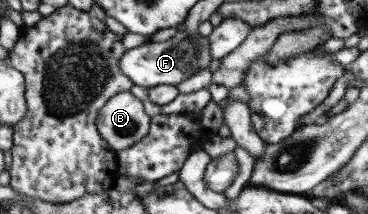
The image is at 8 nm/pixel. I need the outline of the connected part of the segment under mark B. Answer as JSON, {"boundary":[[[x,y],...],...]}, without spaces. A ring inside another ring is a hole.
{"boundary":[[[130,91],[119,92],[99,108],[95,118],[98,134],[115,151],[127,149],[146,136],[151,118]]]}

